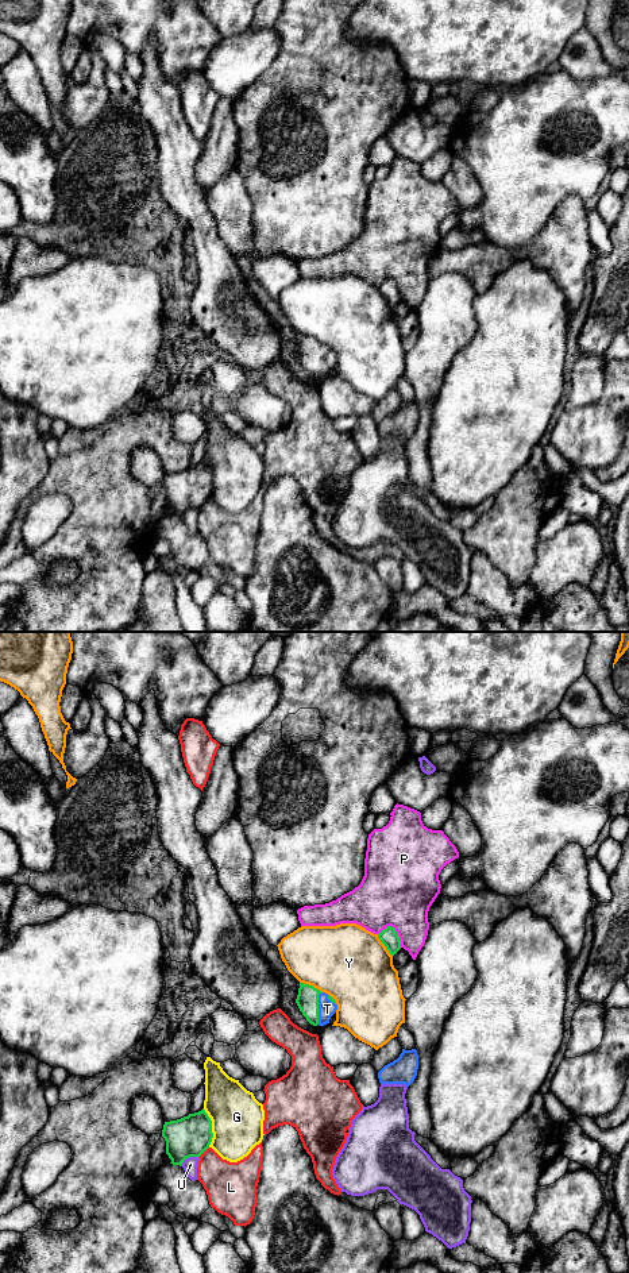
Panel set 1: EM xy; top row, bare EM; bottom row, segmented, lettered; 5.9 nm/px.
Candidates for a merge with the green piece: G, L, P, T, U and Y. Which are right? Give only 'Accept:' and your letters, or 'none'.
Accept: T

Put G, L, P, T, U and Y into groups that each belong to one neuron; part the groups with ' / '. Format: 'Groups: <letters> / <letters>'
Groups: G / L / P / T / U / Y

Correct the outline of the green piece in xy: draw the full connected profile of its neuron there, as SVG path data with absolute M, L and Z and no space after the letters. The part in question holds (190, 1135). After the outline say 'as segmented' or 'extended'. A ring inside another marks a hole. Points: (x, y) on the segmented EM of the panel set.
M202 1108L177 1120L165 1122L162 1137L173 1165L182 1165L189 1157L200 1157L211 1145L212 1120Z | as segmented

